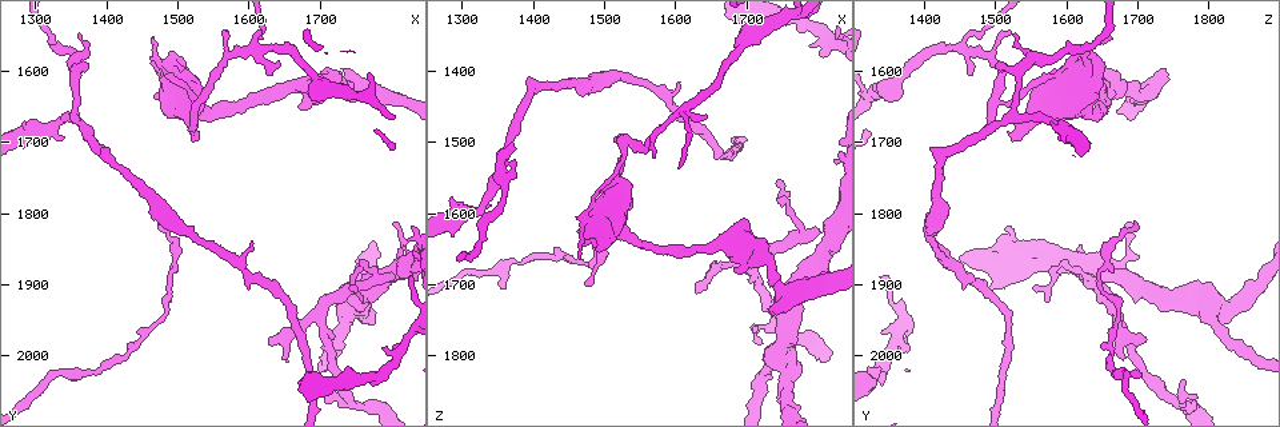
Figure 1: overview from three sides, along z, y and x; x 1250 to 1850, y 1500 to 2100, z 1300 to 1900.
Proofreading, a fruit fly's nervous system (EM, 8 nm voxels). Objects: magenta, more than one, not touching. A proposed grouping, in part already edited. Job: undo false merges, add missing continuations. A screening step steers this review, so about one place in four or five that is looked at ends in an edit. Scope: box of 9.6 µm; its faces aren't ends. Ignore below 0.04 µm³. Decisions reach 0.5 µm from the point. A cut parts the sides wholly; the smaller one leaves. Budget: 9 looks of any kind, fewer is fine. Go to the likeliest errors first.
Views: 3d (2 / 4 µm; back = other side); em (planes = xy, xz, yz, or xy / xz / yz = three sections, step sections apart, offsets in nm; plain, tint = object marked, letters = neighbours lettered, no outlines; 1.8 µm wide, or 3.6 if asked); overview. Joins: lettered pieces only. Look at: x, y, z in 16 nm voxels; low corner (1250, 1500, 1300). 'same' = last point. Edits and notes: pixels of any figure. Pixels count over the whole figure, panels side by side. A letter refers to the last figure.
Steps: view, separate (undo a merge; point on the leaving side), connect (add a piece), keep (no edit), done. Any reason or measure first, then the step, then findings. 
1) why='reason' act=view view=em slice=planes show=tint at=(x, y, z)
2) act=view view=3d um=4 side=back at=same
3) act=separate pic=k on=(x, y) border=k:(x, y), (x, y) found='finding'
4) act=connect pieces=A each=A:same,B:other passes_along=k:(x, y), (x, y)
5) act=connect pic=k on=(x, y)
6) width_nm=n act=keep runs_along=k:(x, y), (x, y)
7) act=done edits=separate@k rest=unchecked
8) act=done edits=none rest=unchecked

why='abrupt turn' act=view view=em slice=xy step=4 show=tint at=(1815, 1885, 1630)

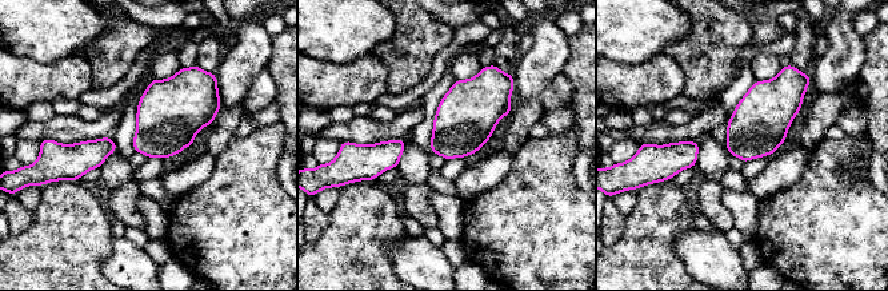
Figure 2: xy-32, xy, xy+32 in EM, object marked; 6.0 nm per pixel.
why='cut it another way' act=view view=em slice=planes show=letters at=same

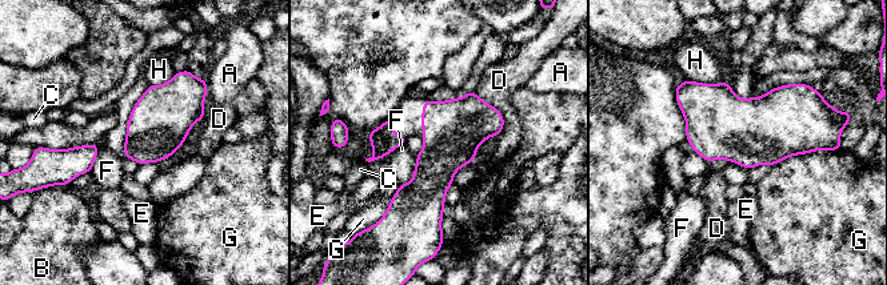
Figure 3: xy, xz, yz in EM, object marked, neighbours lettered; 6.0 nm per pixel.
act=keep each=A:other,B:other,C:other,D:other,E:other,F:other,G:other,H:other border=3:(416, 155), (414, 176), (400, 184) found='one neuron here'

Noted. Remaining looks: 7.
why='thin end' act=view view=3d um=2 at=(1480, 1810, 1695)

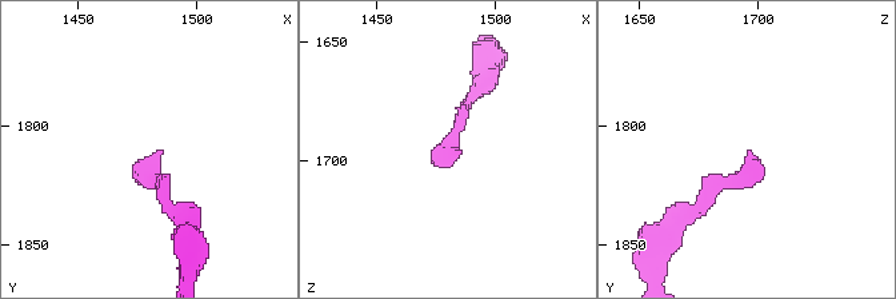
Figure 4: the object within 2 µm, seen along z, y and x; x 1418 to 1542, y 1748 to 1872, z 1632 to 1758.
act=view view=em slice=xz step=4 show=letters at=(1482, 1812, 1698)

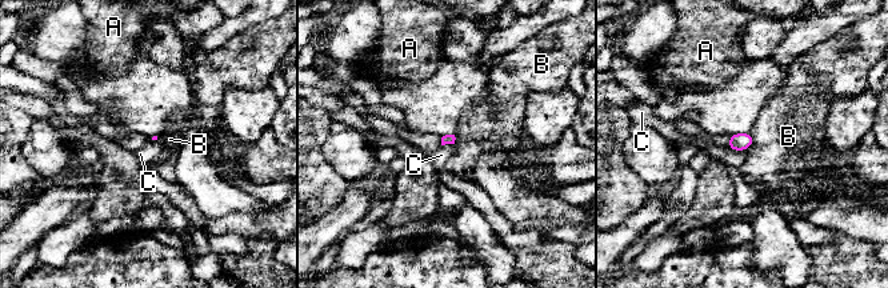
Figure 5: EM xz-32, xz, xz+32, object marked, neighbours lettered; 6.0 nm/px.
why='another direction' act=view view=em slice=planes show=letters at=same

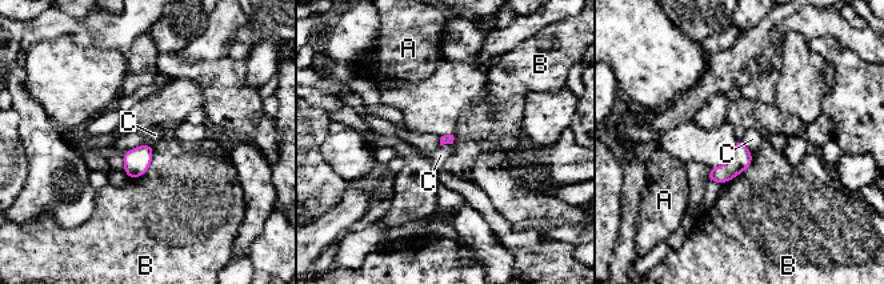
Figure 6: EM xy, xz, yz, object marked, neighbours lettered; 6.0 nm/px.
longest_contact=B:240nm act=keep each=A:other,B:other,C:other found='no lettered piece goes on from it'

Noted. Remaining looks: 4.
why='free end' act=view view=3d um=4 at=(1735, 1595, 1735)

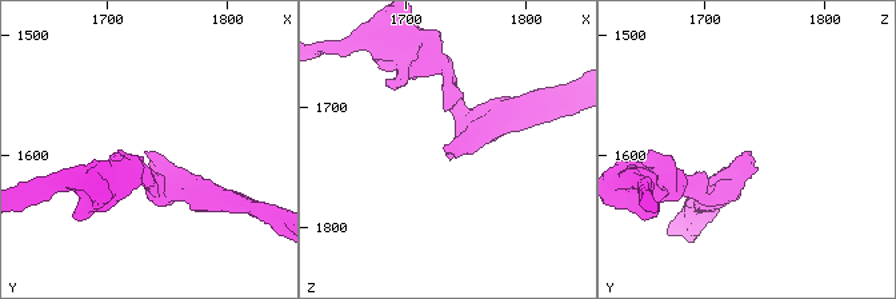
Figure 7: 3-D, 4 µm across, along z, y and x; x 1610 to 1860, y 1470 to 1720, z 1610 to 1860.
why='now the EM' act=view view=em slice=planes show=tint at=(1732, 1598, 1732)

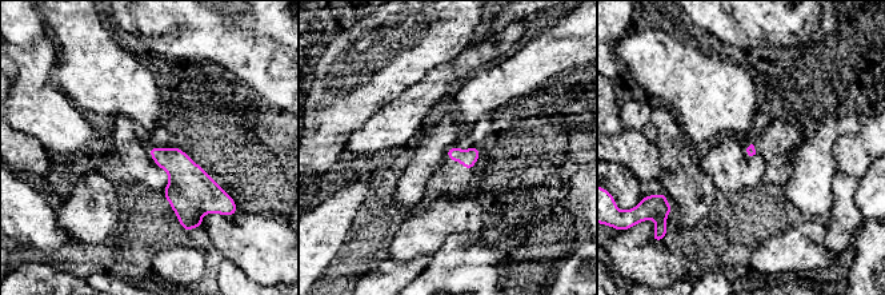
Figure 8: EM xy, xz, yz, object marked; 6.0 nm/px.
act=view view=em slice=planes show=letters at=same

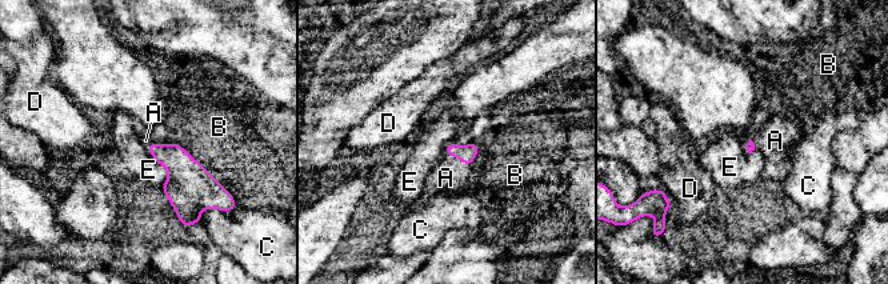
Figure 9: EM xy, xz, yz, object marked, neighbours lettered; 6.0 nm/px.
act=connect pieces=A each=A:same,B:other,C:other,D:other,E:other passes_along=9:(467, 154), (452, 155), (446, 178) found='it goes on there'

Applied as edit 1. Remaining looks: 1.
act=done edits=connect@9 rest=unchecked

